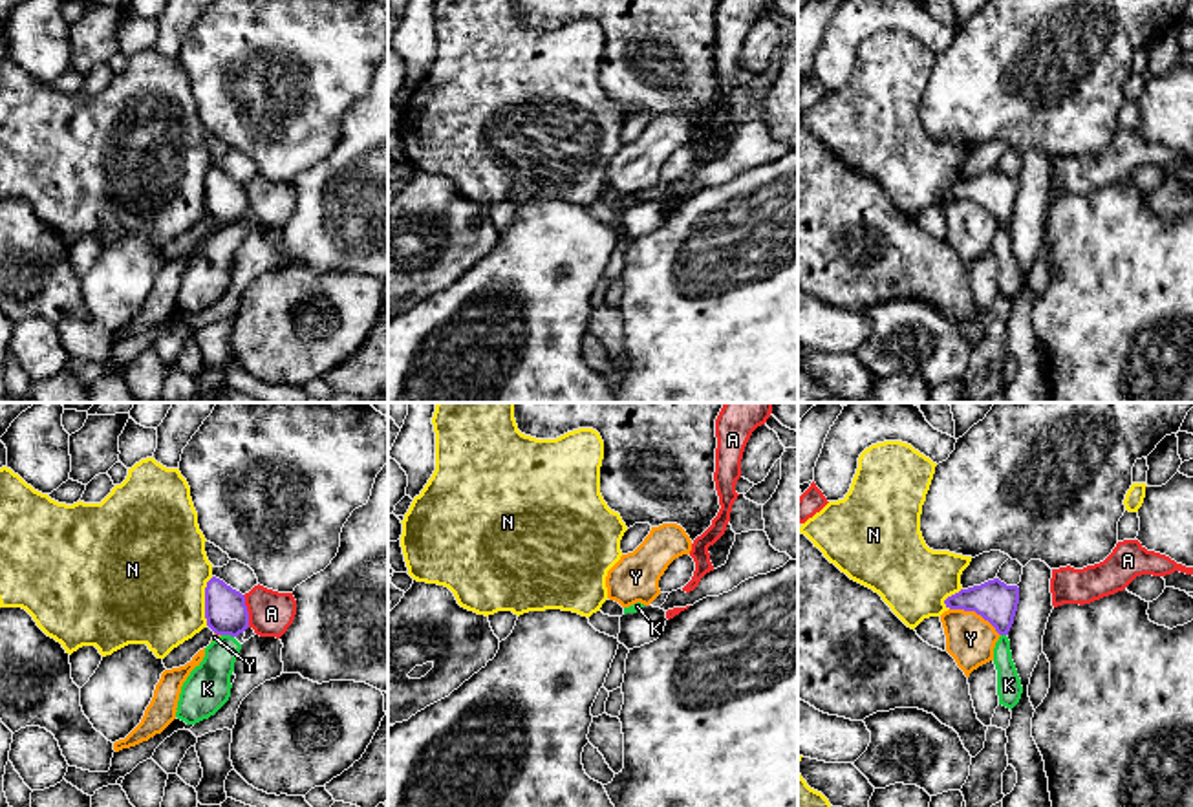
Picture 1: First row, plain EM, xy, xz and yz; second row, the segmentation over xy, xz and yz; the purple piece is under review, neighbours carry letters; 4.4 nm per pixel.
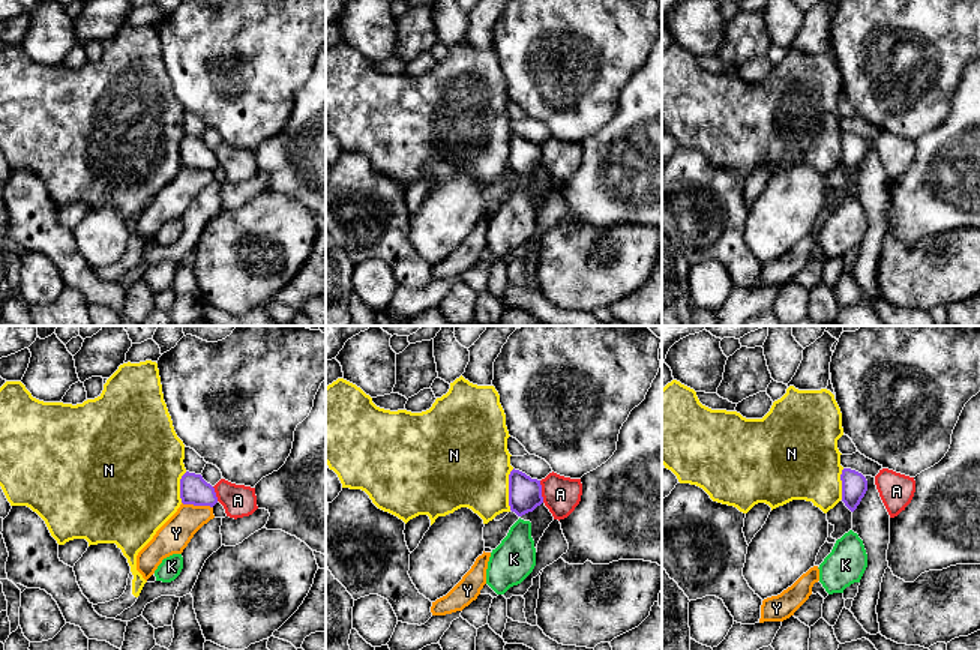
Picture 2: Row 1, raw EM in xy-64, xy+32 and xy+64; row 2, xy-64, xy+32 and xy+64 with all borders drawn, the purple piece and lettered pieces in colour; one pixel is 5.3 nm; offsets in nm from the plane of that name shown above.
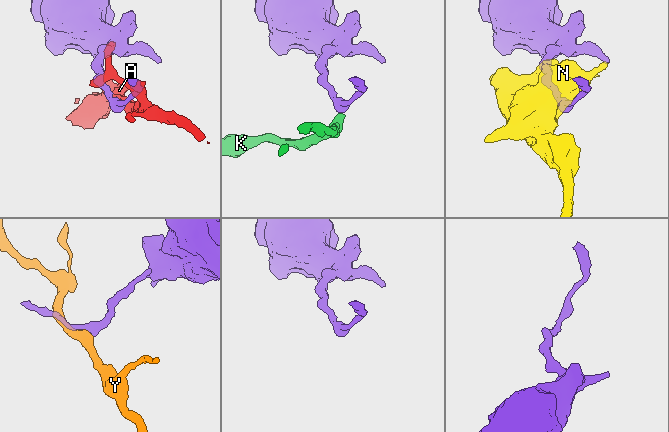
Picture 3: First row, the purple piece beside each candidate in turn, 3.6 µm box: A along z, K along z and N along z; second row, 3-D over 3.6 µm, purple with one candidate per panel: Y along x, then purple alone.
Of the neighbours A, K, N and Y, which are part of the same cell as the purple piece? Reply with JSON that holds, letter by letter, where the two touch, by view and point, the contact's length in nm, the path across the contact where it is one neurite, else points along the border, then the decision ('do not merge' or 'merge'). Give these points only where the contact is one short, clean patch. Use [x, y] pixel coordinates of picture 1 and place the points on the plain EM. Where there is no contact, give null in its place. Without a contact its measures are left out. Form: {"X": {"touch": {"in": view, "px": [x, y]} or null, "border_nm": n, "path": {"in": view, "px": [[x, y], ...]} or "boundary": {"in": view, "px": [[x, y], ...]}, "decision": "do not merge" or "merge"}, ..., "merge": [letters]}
{"A": {"touch": {"in": "xy", "px": [247, 202]}, "border_nm": 150, "decision": "do not merge"}, "K": {"touch": {"in": "xy", "px": [227, 224]}, "border_nm": 60, "boundary": {"in": "xy", "px": [[222, 224], [233, 227]]}, "decision": "do not merge"}, "N": {"touch": {"in": "xy", "px": [205, 191]}, "border_nm": 220, "decision": "do not merge"}, "Y": {"touch": {"in": "yz", "px": [976, 202]}, "border_nm": 260, "decision": "do not merge"}, "merge": []}

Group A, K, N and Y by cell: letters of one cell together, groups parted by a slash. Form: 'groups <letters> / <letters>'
groups A / K / N / Y

